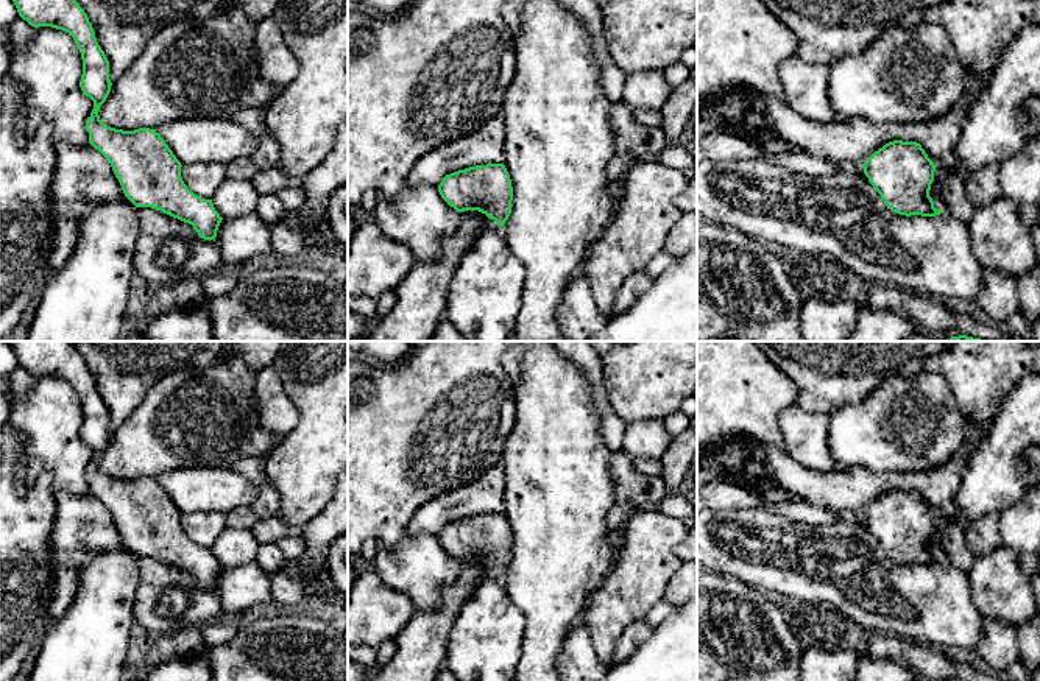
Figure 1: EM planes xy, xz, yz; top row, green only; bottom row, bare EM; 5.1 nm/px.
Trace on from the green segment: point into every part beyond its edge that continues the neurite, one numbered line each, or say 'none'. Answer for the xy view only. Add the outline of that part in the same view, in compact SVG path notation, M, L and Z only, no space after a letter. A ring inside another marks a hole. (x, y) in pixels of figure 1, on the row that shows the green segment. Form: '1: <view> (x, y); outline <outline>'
none

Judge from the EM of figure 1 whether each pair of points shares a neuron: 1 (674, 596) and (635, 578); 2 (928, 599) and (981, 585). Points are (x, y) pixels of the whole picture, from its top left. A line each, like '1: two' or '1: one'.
1: two
2: two

